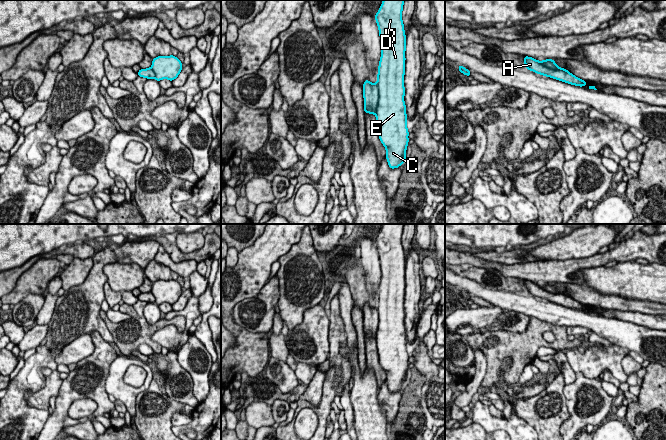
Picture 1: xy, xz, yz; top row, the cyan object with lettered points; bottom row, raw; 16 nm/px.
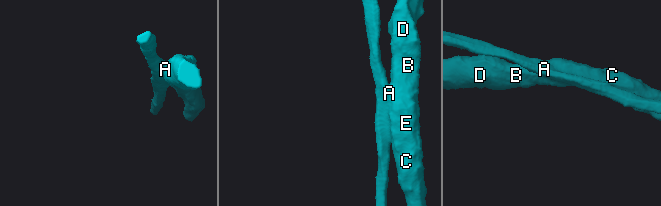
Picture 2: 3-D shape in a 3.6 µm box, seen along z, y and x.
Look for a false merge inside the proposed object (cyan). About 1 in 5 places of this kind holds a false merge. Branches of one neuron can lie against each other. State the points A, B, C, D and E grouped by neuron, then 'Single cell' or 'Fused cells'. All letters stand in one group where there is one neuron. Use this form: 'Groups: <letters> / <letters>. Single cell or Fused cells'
Groups: A B C D E. Single cell

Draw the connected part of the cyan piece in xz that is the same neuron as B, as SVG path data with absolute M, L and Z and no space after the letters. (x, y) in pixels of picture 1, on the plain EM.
M383 224L375 239L381 267L377 306L365 304L363 308L364 335L376 340L379 363L386 373L386 382L391 393L398 392L406 384L406 373L409 366L404 326L404 298L406 260L402 245L402 234L405 224Z

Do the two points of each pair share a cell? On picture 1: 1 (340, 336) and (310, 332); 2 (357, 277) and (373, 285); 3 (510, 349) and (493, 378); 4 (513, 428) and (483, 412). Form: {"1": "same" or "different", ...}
{"1": "different", "2": "different", "3": "same", "4": "same"}

